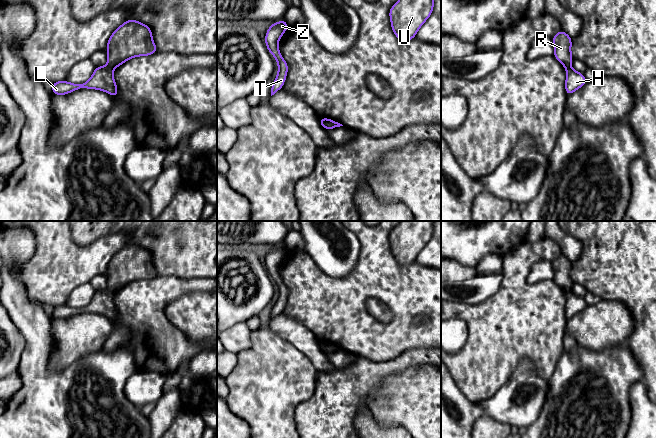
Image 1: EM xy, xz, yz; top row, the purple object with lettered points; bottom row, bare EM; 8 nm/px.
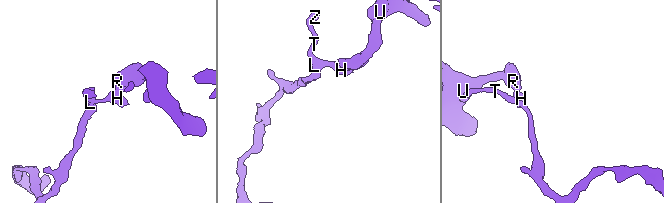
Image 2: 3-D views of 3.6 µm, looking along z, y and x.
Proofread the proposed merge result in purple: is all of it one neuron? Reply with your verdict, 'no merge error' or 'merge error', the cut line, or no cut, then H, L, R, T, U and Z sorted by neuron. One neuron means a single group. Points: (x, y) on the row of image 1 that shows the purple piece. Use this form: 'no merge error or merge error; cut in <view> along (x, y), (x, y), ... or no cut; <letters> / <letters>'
merge error; cut in xy along (107, 65), (113, 68); H L T Z / R U

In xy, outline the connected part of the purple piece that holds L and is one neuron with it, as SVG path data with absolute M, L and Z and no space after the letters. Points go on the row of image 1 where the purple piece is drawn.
M105 65L96 67L91 78L83 84L73 84L68 81L53 82L52 94L65 95L75 90L87 88L97 89L109 93L111 96L118 95L118 88L113 77L114 68Z

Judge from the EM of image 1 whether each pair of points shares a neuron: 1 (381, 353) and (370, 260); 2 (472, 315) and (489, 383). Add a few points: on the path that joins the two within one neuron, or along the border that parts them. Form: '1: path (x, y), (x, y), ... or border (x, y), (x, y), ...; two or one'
1: path (361, 330), (357, 326), (357, 292), (364, 283); one
2: path (489, 332), (489, 366); one

